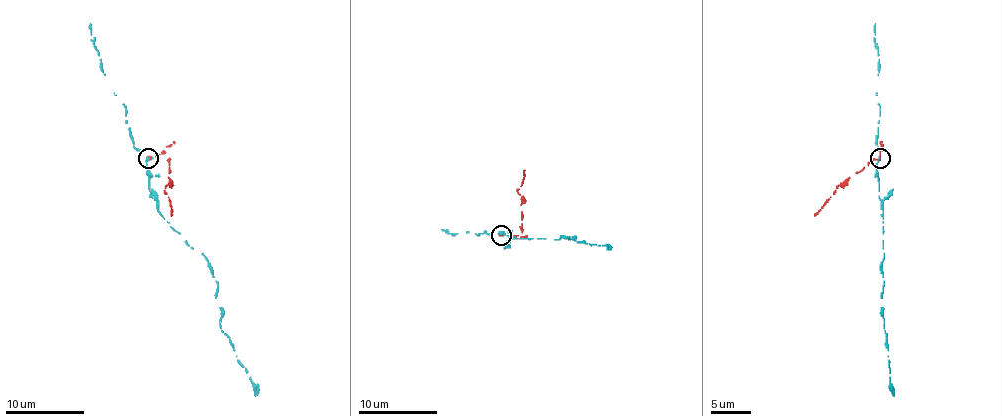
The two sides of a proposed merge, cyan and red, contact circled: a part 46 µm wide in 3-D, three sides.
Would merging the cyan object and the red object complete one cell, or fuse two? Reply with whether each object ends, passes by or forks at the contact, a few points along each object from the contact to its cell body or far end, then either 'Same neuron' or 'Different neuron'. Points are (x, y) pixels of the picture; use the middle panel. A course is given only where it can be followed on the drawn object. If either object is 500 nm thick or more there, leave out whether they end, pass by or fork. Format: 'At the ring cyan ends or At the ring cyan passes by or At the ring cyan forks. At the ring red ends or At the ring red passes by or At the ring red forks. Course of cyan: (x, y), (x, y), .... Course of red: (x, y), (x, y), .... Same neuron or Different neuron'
At the ring cyan passes by. At the ring red ends. Course of cyan: (500, 234), (498, 232), (522, 238), (570, 240), (568, 236), (573, 238), (572, 240), (605, 246), (609, 250). Course of red: (500, 236), (518, 236), (522, 230), (522, 196), (516, 190), (522, 184), (524, 170). Different neuron

